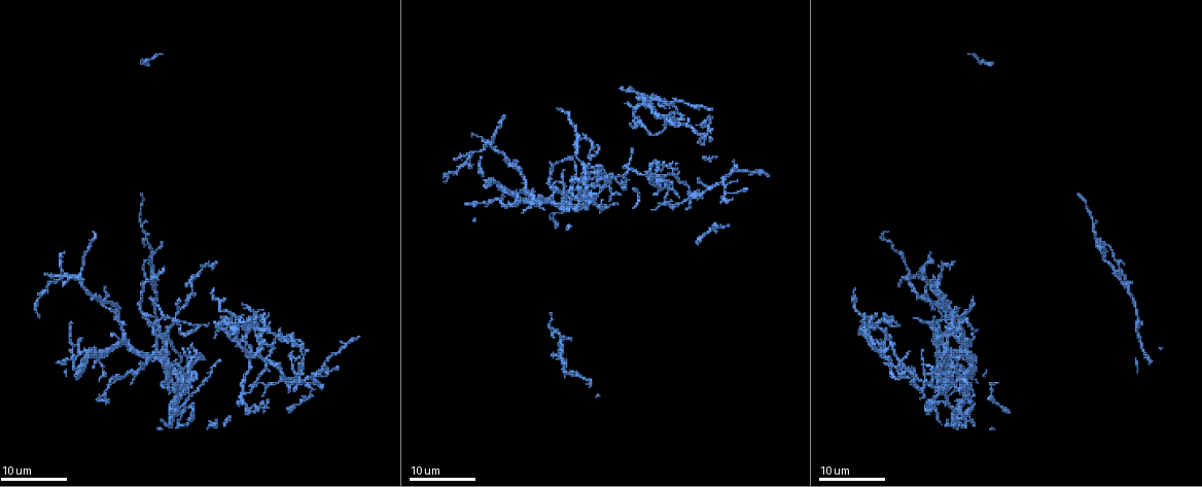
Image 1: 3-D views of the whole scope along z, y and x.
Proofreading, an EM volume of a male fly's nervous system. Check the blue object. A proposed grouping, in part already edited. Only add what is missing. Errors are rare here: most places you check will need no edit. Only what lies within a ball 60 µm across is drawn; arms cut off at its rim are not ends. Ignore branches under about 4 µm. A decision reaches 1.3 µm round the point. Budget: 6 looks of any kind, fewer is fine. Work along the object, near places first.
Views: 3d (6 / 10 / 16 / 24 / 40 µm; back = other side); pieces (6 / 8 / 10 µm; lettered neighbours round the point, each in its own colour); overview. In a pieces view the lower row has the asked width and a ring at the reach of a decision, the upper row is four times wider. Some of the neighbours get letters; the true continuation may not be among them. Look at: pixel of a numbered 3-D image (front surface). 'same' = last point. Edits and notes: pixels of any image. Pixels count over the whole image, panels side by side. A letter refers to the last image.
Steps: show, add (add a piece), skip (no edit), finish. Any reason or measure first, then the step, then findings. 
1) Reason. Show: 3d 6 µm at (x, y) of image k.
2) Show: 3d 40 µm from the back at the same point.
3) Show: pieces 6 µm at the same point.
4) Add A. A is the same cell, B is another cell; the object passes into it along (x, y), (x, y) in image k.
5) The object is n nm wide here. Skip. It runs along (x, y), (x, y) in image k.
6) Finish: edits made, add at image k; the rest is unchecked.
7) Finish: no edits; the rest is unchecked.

An open end. Show: 3d 16 µm at (80, 340) of image 1.

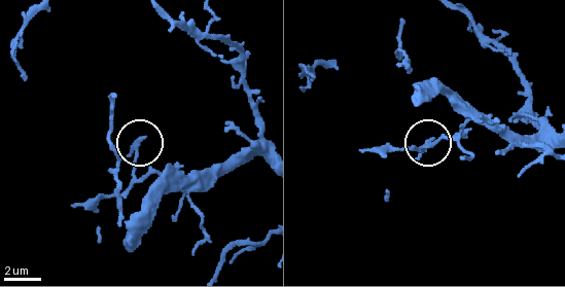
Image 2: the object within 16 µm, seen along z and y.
What lies round it. Show: pieces 6 µm at (142, 138) of image 2.

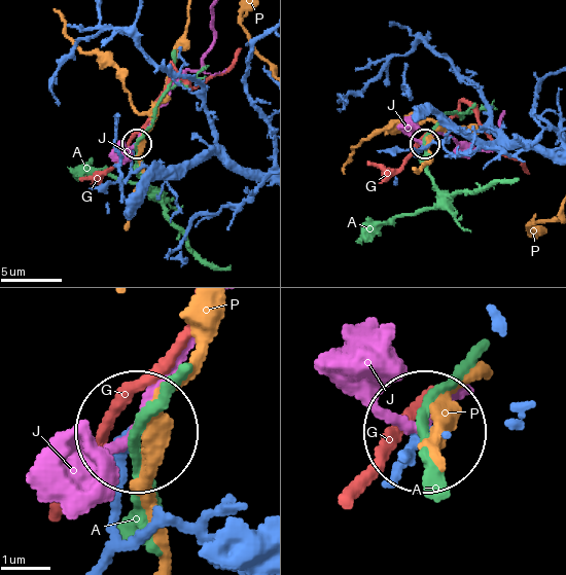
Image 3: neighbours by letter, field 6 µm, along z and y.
The object is 210 nm wide here. Skip. A, G, J and P are other cells; none of them fits.

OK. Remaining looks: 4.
An open end. Show: 3d 16 µm at (548, 181) of image 1.

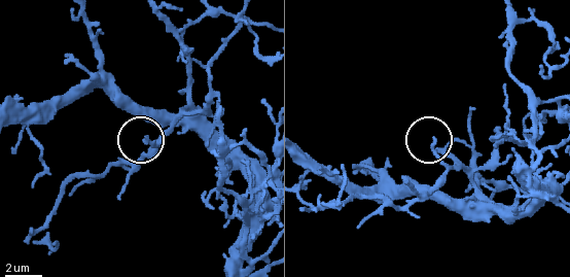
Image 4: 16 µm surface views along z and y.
Show: pieces 8 µm at (434, 141) of image 4.

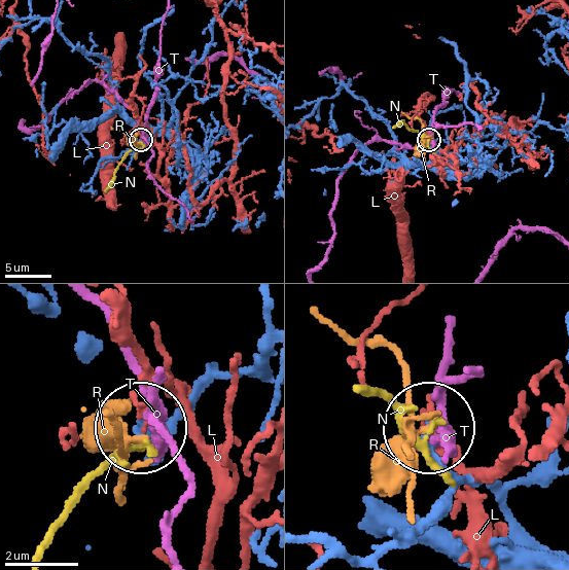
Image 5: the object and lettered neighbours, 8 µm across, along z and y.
Skip. L, N, R and T are other cells; no lettered piece goes on from it.

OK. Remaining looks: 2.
Long arm stops here. Show: 3d 16 µm at (151, 324) of image 1.

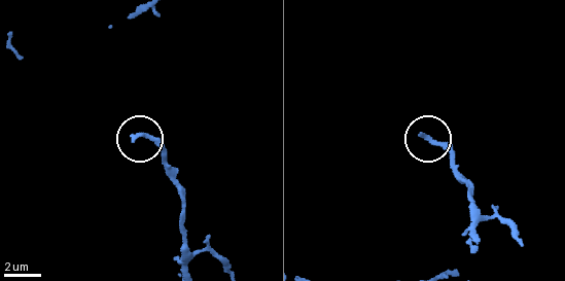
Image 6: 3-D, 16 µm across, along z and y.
What lies round it. Show: pieces 10 µm at (420, 135) of image 6.

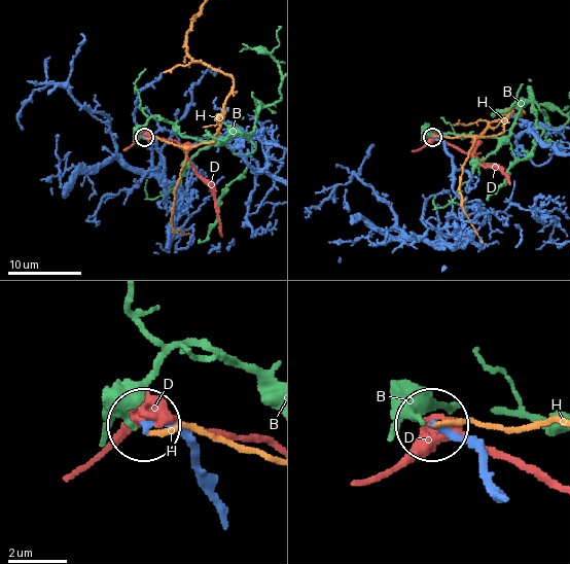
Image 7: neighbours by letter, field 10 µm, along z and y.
Skip. B, D and H are other cells; it runs along (211, 487), (189, 443), (147, 421) in image 7; none of them fits.

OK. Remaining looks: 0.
Finish: no edits; the rest is unchecked.

